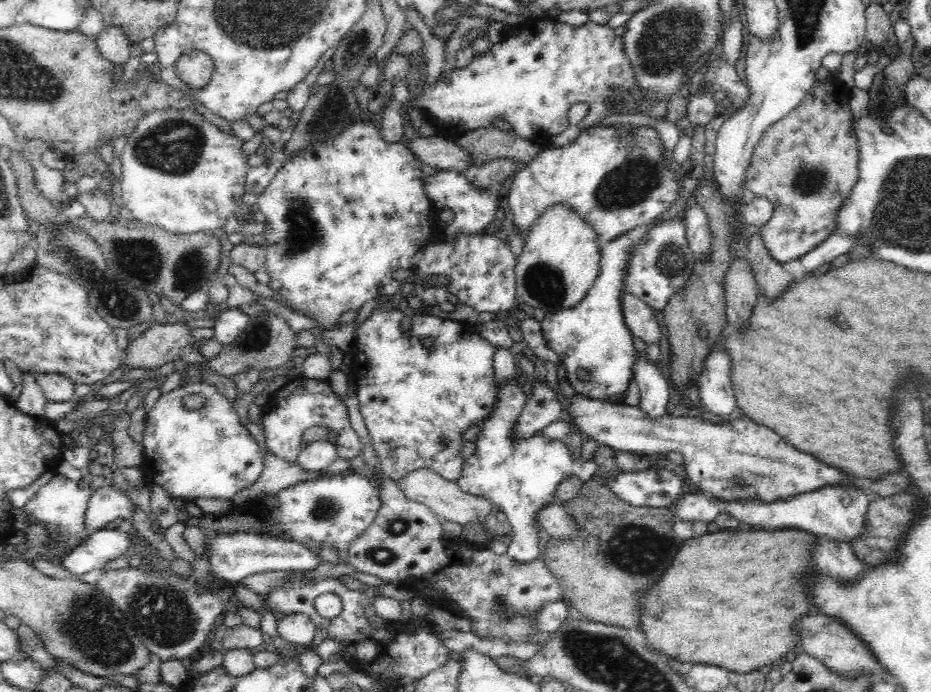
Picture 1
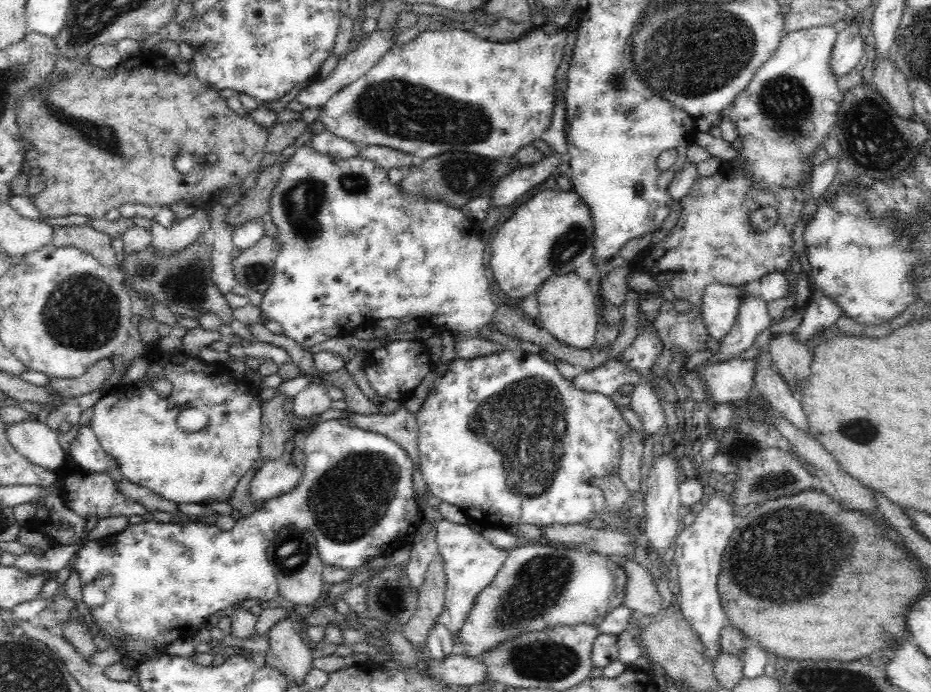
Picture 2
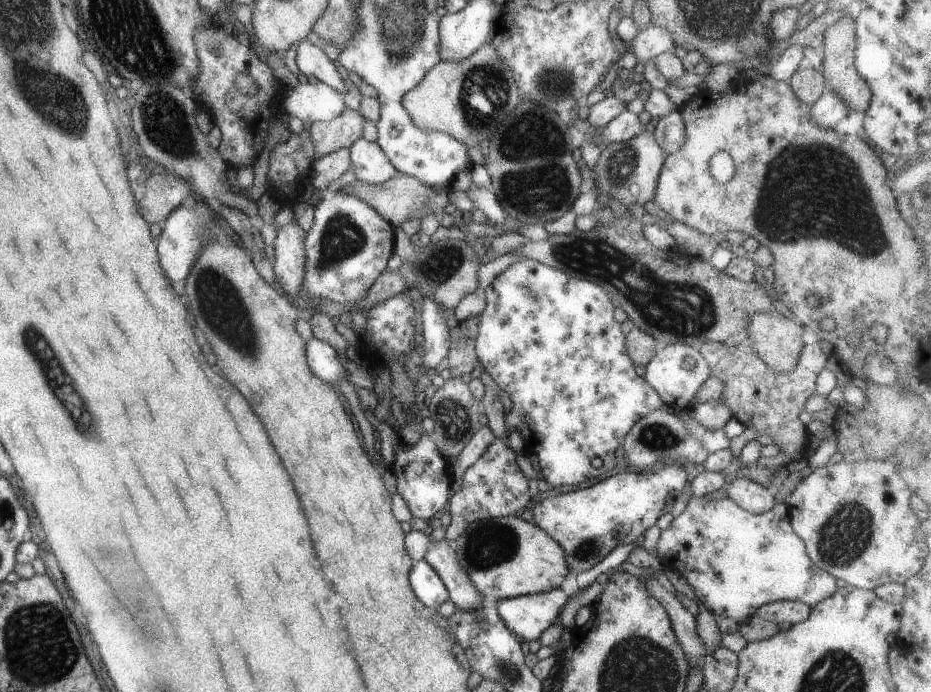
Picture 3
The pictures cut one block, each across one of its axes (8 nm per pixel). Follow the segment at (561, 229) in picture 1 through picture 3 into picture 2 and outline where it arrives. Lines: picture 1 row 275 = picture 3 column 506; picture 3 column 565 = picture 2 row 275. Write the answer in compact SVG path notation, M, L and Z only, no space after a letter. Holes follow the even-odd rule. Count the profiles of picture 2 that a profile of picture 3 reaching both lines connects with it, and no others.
M574 273L566 276L550 278L538 292L539 320L543 322L546 329L560 344L578 348L589 349L596 342L596 326L599 322L599 314L595 304L597 295L591 288L589 282L576 277Z

